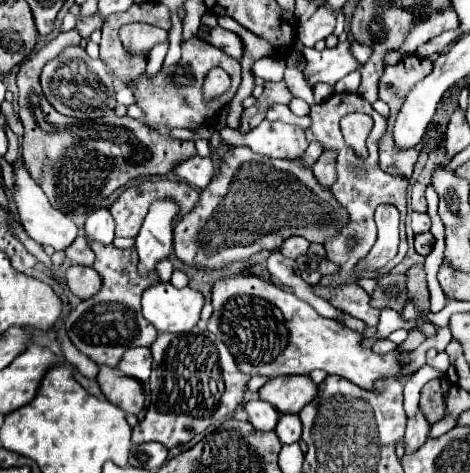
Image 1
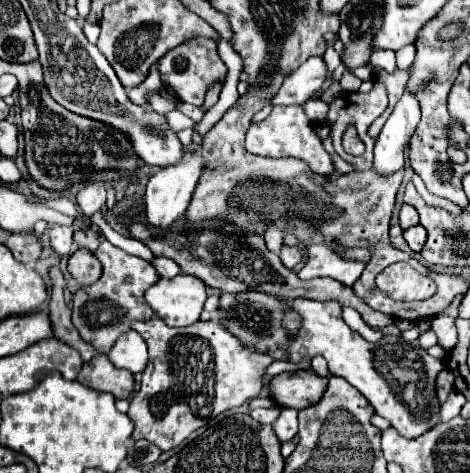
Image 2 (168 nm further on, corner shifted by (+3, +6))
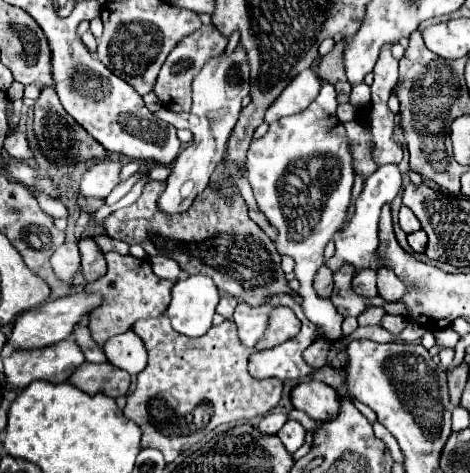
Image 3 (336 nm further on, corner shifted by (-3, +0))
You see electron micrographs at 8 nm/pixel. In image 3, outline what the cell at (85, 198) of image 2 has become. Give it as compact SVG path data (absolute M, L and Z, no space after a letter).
M104 159L92 165L80 181L80 193L86 197L100 197L106 199L110 191L120 183L120 161Z

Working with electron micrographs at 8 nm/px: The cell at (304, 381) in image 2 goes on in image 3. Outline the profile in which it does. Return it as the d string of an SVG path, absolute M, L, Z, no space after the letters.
M306 381L292 391L294 409L304 411L314 421L330 421L340 411L340 401L336 391L322 381Z

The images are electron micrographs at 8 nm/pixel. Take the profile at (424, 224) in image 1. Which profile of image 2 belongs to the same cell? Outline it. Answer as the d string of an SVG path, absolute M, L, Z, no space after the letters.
M404 203L402 209L400 209L400 227L408 229L408 227L412 227L416 223L418 223L418 211L412 205Z

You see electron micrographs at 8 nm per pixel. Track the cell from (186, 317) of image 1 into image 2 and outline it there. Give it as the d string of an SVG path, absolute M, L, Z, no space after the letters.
M184 273L174 279L158 279L144 293L146 303L168 327L186 327L196 323L206 297L204 281Z

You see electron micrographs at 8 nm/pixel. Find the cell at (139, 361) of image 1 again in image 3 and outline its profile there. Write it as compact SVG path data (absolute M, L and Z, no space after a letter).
M126 331L114 339L108 339L102 349L114 367L124 369L130 375L138 375L146 367L148 355L142 339L134 331Z

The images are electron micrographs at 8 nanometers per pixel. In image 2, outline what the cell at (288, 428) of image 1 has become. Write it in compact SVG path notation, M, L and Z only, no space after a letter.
M282 409L280 417L274 421L272 427L282 443L290 441L298 433L298 411L296 409Z

